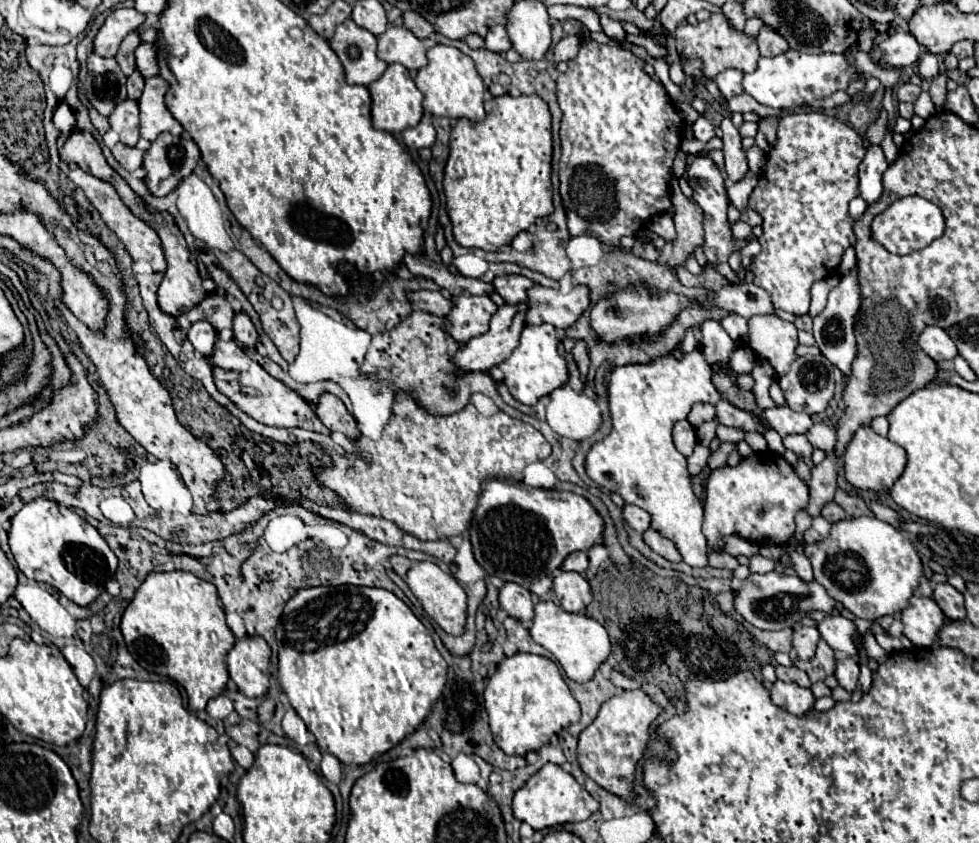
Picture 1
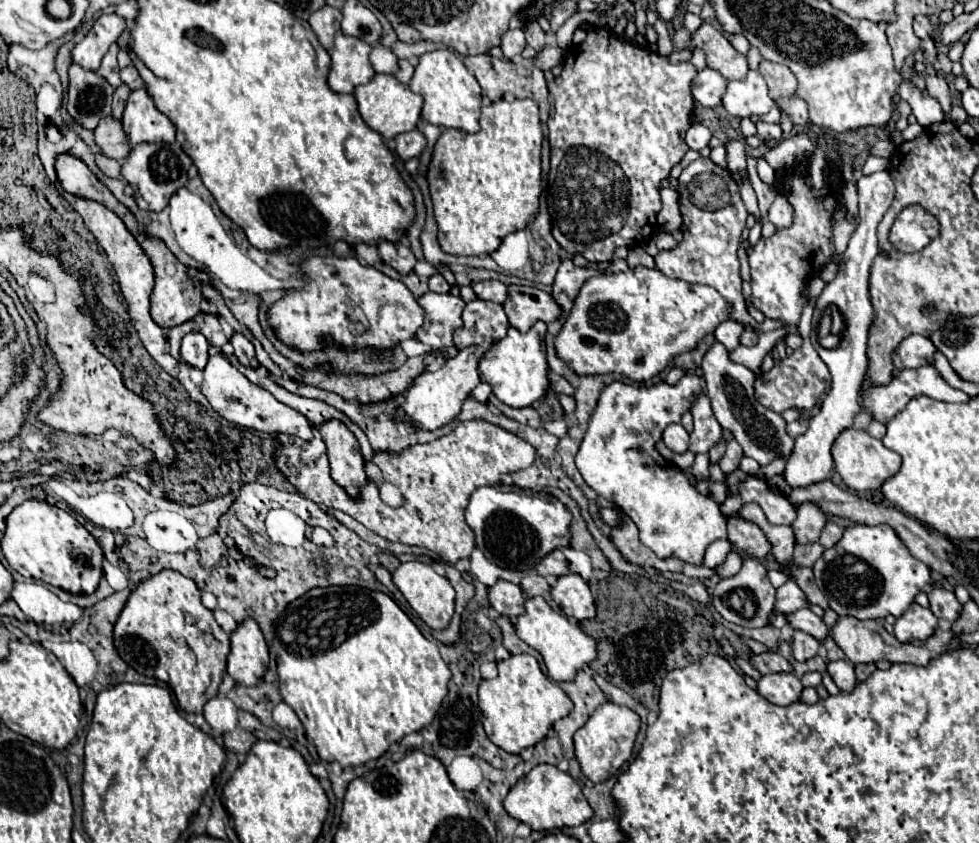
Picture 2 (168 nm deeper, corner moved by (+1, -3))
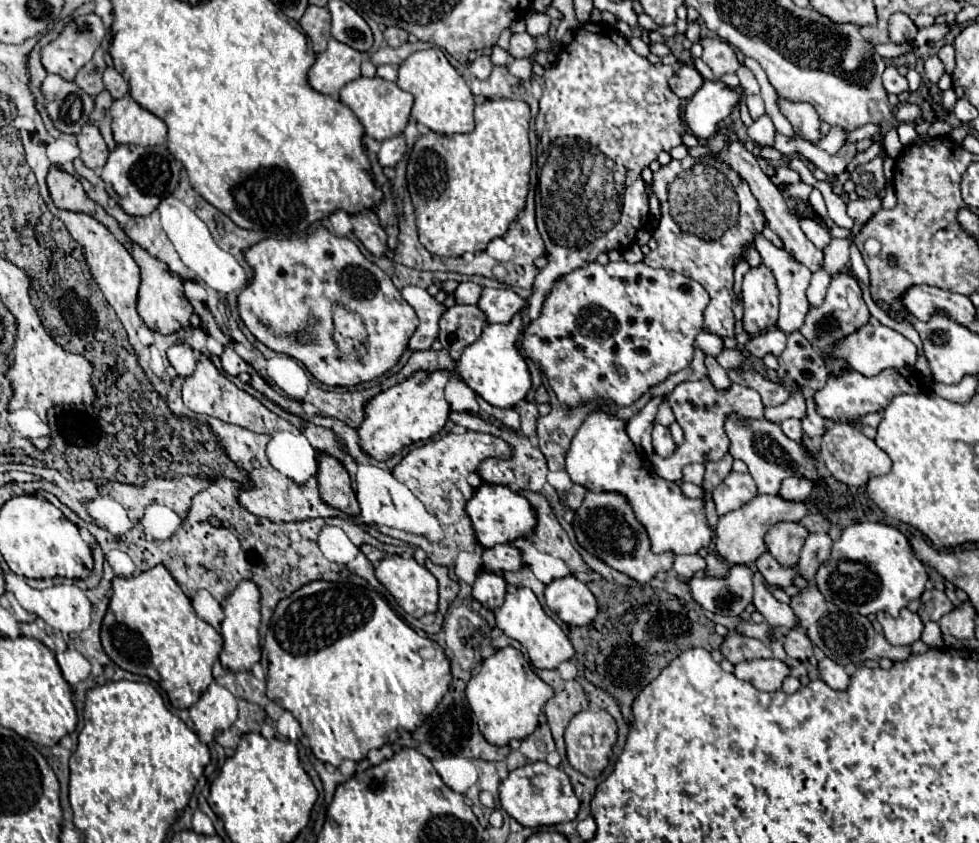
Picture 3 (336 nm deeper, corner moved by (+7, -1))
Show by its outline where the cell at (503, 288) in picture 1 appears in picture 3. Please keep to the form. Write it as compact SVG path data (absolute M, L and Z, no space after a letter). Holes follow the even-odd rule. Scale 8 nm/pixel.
M473 282L459 284L453 296L455 296L455 304L477 304L477 296L481 296L481 286Z

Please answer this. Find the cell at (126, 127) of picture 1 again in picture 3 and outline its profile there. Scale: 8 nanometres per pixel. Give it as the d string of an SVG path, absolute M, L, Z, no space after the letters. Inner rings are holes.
M85 124L81 132L77 134L77 146L81 150L79 158L87 168L101 170L101 164L105 164L105 156L109 156L109 150L105 148L105 142L101 140L101 132L93 128L91 124Z

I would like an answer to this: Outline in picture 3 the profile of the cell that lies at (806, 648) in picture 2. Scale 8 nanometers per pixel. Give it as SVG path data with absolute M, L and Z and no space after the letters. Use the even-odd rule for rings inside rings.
M791 628L791 632L785 638L785 652L791 658L797 658L803 662L813 656L813 644L805 636L805 632L801 632L801 628Z

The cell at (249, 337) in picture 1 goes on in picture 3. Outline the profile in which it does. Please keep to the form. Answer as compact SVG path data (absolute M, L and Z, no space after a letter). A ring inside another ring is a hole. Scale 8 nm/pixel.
M225 348L223 356L221 356L221 364L223 364L223 372L229 376L239 376L249 370L249 364L239 354L235 354L235 350L231 350L231 348Z

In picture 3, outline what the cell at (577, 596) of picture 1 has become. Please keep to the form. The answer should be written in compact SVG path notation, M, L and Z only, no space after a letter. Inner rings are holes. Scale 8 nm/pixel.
M575 576L553 580L545 588L547 606L569 626L587 626L597 616L597 600L591 590Z

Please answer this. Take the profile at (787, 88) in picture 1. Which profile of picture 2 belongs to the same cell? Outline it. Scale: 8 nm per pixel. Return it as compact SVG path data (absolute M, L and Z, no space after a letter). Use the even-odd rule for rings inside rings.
M749 70L745 80L729 82L727 94L723 96L723 108L731 116L737 116L737 118L745 118L745 116L753 116L753 114L761 116L761 114L767 114L773 106L777 106L777 102L769 96L769 86L767 86L767 82L759 70Z

